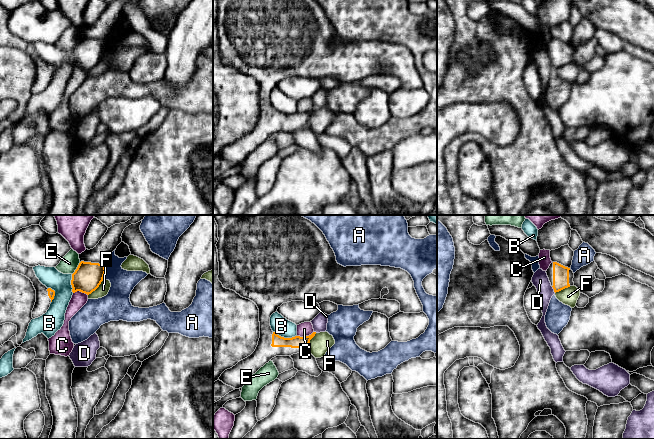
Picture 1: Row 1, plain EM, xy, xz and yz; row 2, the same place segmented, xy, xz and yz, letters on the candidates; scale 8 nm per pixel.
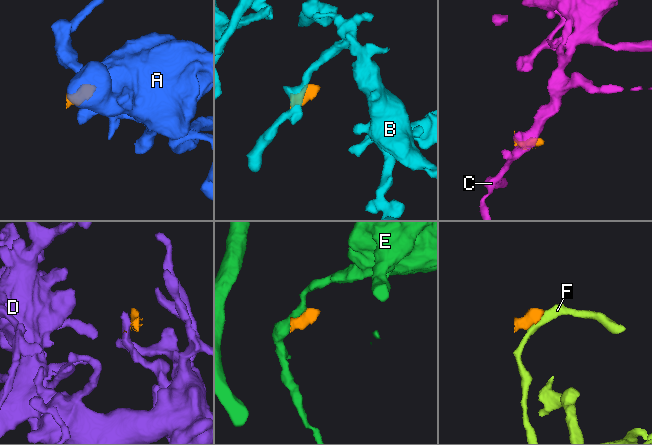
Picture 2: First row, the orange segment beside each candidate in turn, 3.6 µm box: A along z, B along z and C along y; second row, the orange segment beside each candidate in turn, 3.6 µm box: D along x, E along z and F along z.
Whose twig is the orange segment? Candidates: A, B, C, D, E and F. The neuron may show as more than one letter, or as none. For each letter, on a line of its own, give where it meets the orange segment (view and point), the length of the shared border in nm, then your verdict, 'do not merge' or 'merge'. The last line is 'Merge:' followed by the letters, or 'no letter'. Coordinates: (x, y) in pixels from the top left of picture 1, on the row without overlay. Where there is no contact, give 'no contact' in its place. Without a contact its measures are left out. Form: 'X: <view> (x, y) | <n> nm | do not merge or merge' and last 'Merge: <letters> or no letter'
A: xy (104, 48) | 130 nm | do not merge
B: xz (285, 114) | 200 nm | do not merge
C: xz (305, 112) | 140 nm | do not merge
D: yz (553, 64) | 70 nm | do not merge
E: xy (77, 44) | 120 nm | do not merge
F: xy (96, 64) | 180 nm | do not merge
Merge: no letter

